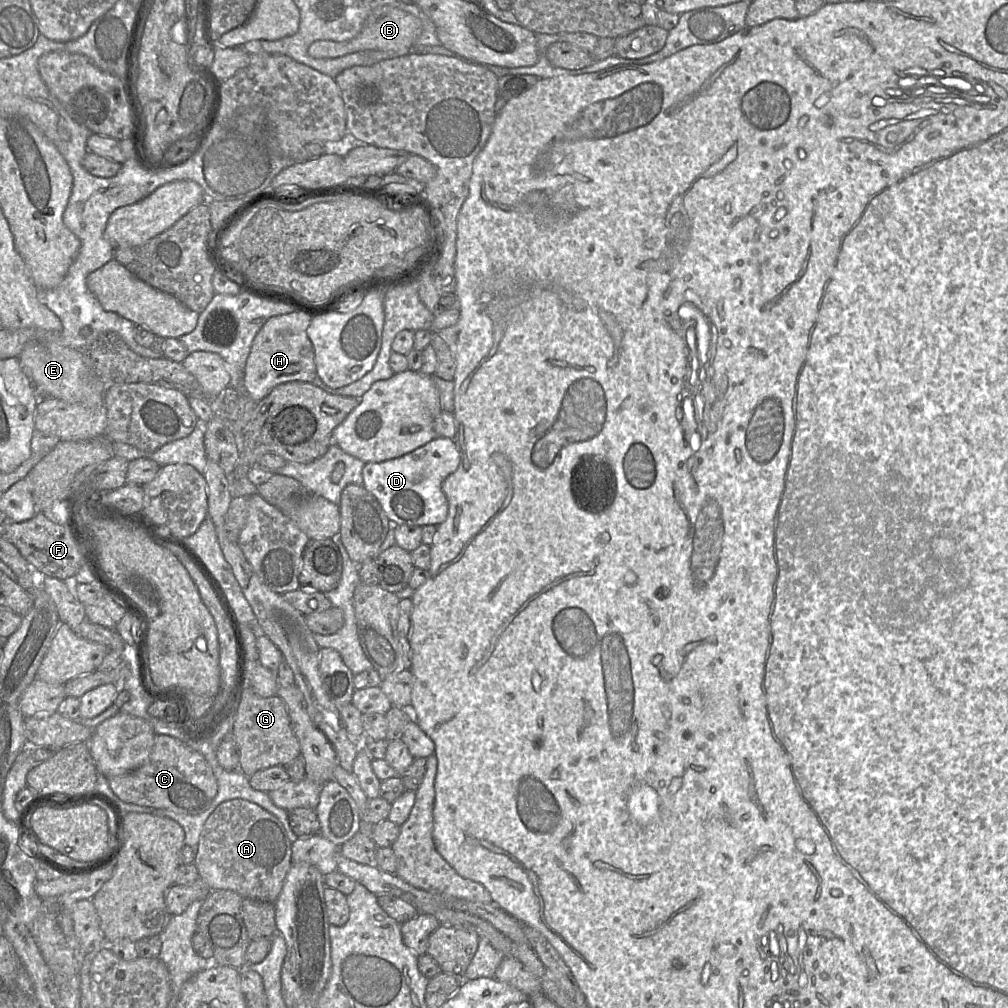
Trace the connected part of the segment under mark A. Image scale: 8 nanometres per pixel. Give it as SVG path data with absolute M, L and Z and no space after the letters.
M232 799L221 803L205 822L194 863L211 890L232 890L243 898L275 903L292 865L292 844L273 814L253 802Z

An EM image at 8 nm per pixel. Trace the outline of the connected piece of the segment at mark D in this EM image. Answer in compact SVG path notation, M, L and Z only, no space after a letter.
M437 436L425 445L397 458L366 462L362 485L378 500L393 525L439 525L448 515L442 482L458 468L460 452L454 438Z

